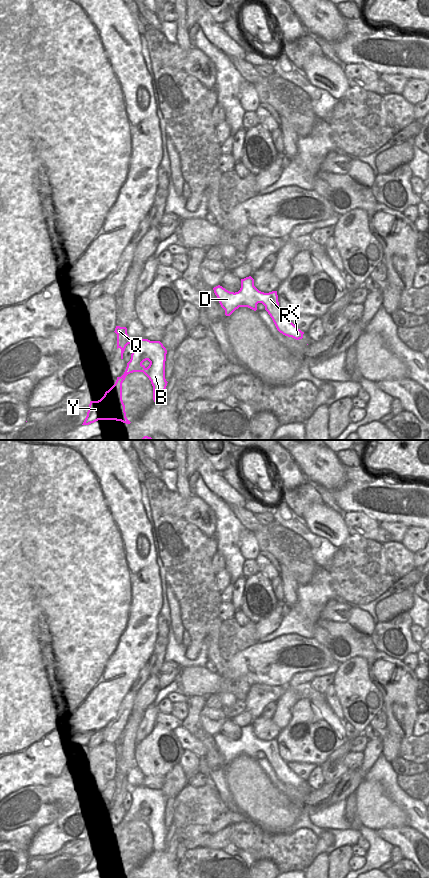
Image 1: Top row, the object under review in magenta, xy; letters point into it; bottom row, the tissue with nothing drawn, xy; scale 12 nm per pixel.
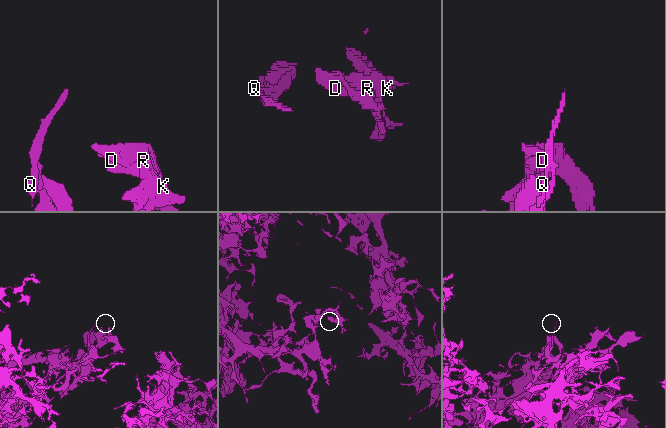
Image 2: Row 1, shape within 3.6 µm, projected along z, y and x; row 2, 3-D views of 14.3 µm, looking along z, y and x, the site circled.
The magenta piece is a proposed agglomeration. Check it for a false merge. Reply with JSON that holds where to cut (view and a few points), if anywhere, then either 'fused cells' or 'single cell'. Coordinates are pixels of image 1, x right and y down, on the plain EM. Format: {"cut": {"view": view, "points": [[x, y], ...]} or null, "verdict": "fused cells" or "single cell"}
{"cut": {"view": "xy", "points": [[130, 788], [128, 791]]}, "verdict": "fused cells"}

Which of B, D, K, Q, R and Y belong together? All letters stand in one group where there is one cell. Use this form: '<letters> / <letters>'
B D K R Y / Q

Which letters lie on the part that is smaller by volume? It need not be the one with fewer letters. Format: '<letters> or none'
Q

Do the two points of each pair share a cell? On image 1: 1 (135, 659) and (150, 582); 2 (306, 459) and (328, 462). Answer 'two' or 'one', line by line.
1: one
2: one

